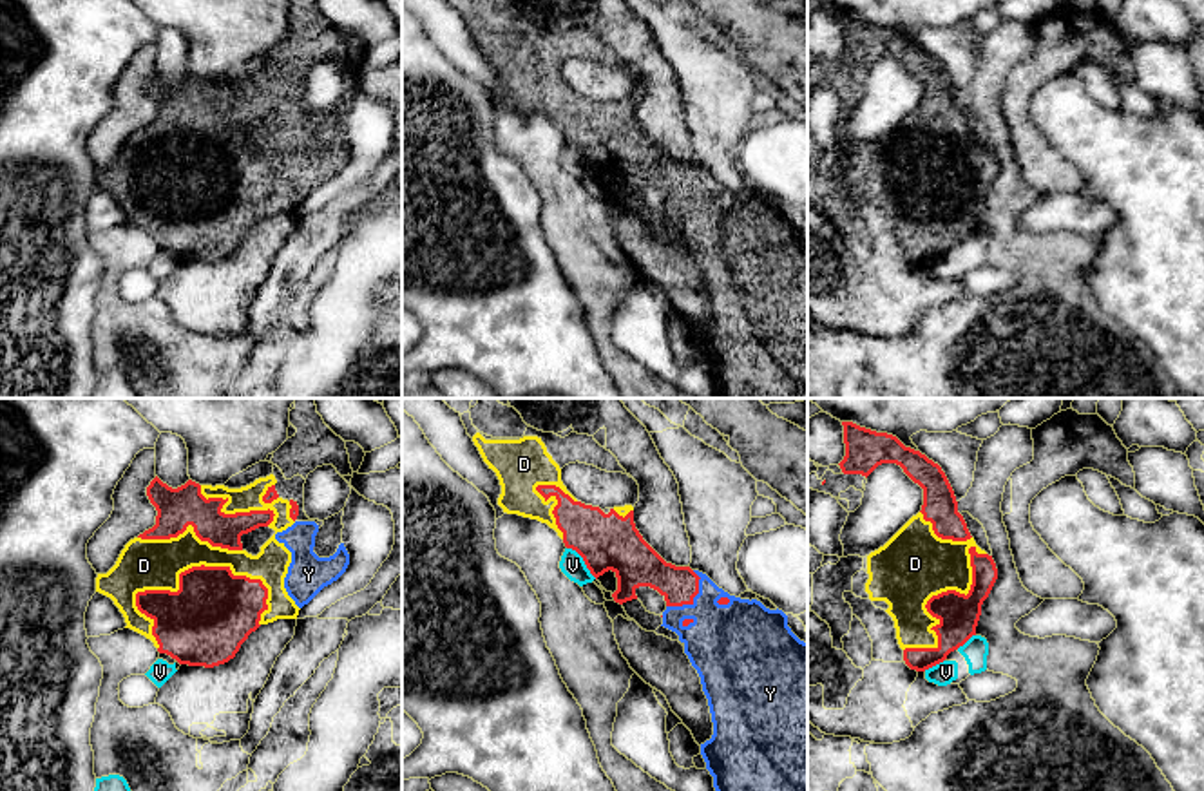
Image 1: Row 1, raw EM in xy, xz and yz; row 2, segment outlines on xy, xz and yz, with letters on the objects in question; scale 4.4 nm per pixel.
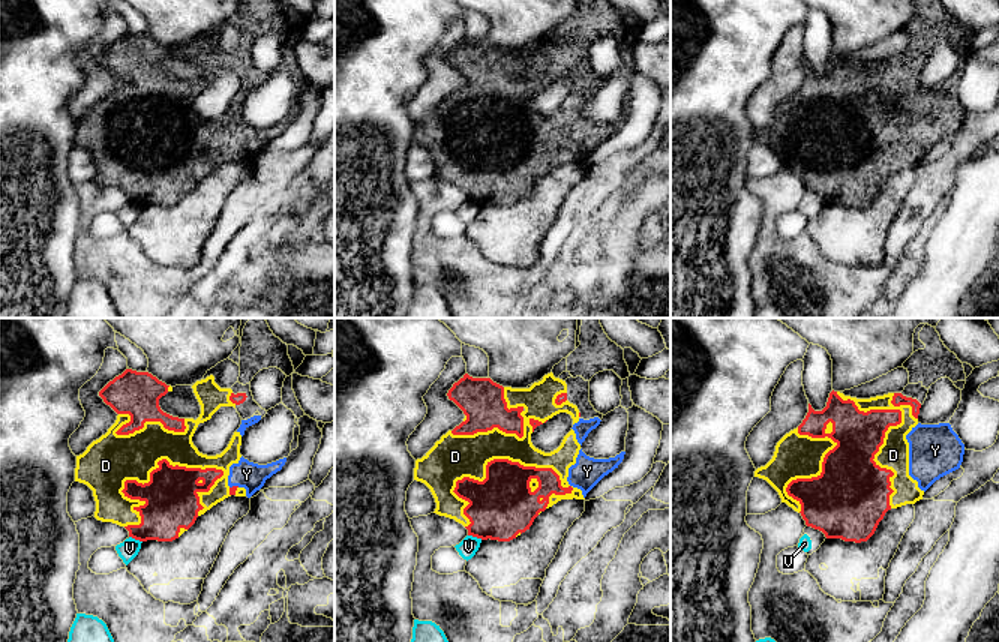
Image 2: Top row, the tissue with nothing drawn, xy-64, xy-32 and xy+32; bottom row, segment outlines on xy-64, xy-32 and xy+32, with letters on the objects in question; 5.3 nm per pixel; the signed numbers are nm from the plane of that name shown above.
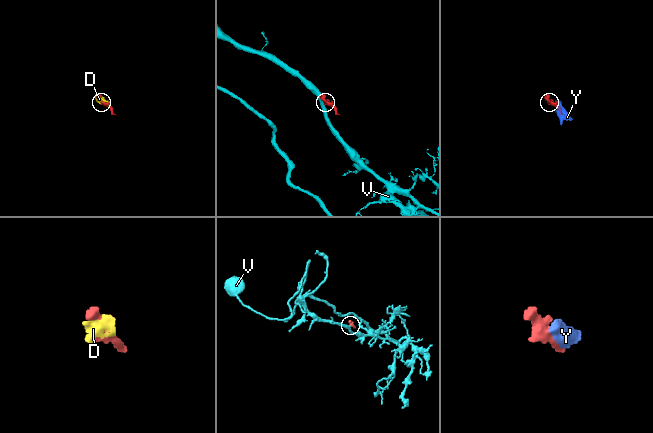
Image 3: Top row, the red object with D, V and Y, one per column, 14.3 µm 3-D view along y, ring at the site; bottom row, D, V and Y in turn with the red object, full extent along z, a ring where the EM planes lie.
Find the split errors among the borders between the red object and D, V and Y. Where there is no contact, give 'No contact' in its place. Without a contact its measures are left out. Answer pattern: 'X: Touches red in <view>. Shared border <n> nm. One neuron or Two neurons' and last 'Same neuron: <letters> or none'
D: Touches red in xy. Shared border 600 nm. One neuron
V: Touches red in xz. Shared border 190 nm. Two neurons
Y: Touches red in xz. Shared border 200 nm. One neuron
Same neuron: D, Y

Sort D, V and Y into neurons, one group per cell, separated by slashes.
D Y / V

